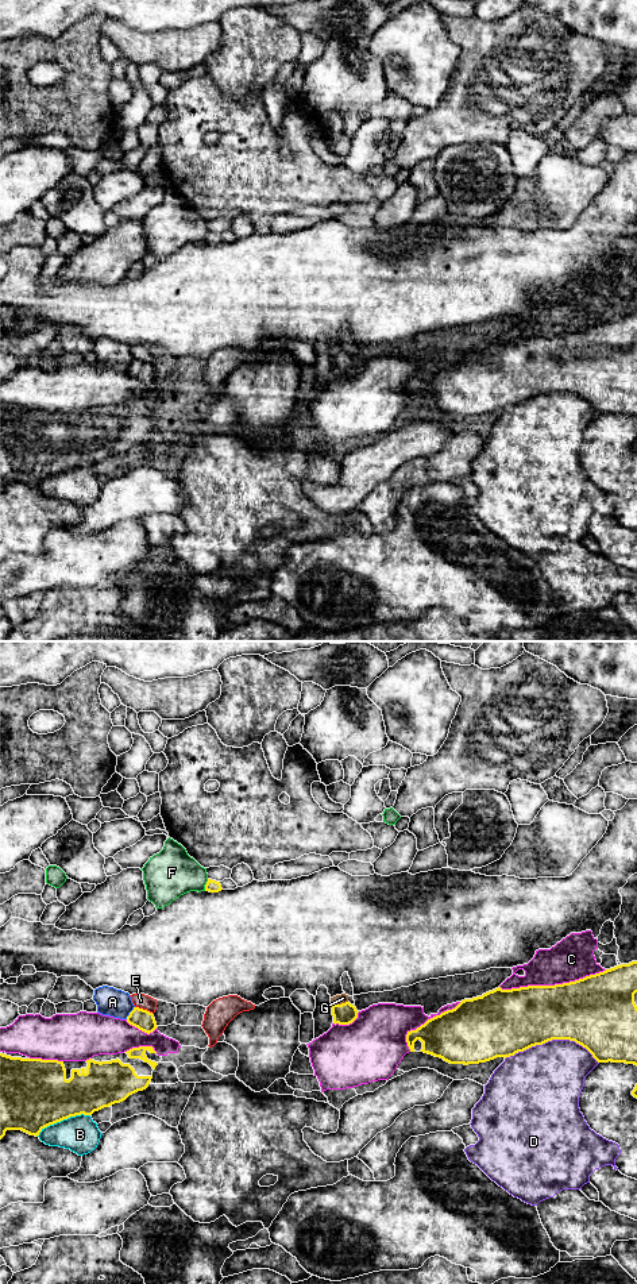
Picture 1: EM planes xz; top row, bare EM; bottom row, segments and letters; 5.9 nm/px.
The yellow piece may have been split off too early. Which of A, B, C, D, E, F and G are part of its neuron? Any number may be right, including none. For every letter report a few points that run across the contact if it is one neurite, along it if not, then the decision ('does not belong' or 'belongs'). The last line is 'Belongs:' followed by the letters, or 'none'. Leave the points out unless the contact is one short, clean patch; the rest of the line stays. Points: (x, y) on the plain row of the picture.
A: does not belong
B: does not belong
C: does not belong
D: does not belong
E: does not belong
F: does not belong
G: line xz (346, 365), (339, 357), (343, 350); belongs
Belongs: G

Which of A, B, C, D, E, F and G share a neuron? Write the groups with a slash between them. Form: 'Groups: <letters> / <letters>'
Groups: A / B / C / D / E / F / G

